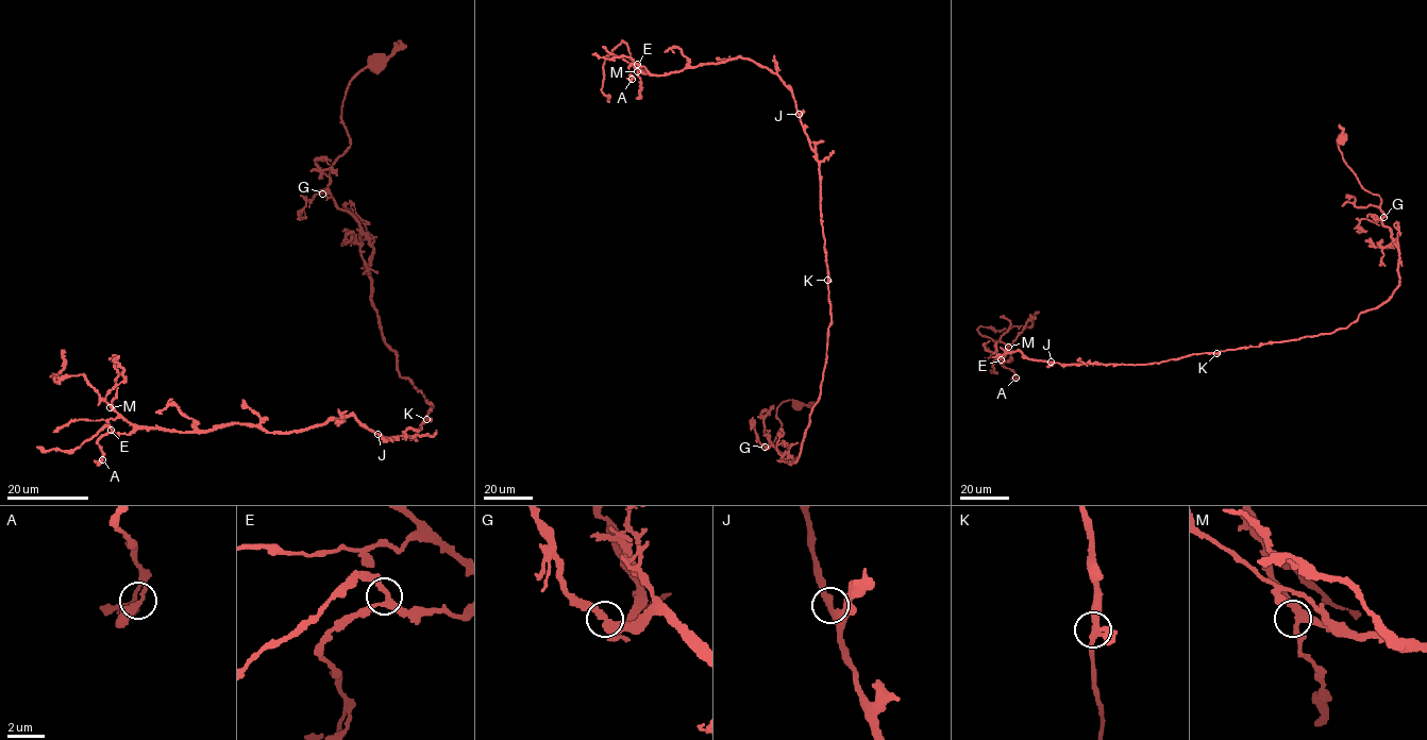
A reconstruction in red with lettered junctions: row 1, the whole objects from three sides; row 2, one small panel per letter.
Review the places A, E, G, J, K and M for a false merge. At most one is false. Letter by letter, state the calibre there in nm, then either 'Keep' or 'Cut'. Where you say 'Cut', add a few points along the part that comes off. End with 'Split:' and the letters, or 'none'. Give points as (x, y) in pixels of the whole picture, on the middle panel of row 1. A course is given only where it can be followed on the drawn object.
A: Thickness 320 nm. Keep
E: Thickness 320 nm. Keep
G: Thickness 280 nm. Keep
J: Thickness 300 nm. Keep
K: Thickness 280 nm. Keep
M: Thickness 360 nm. Keep
Split: none

